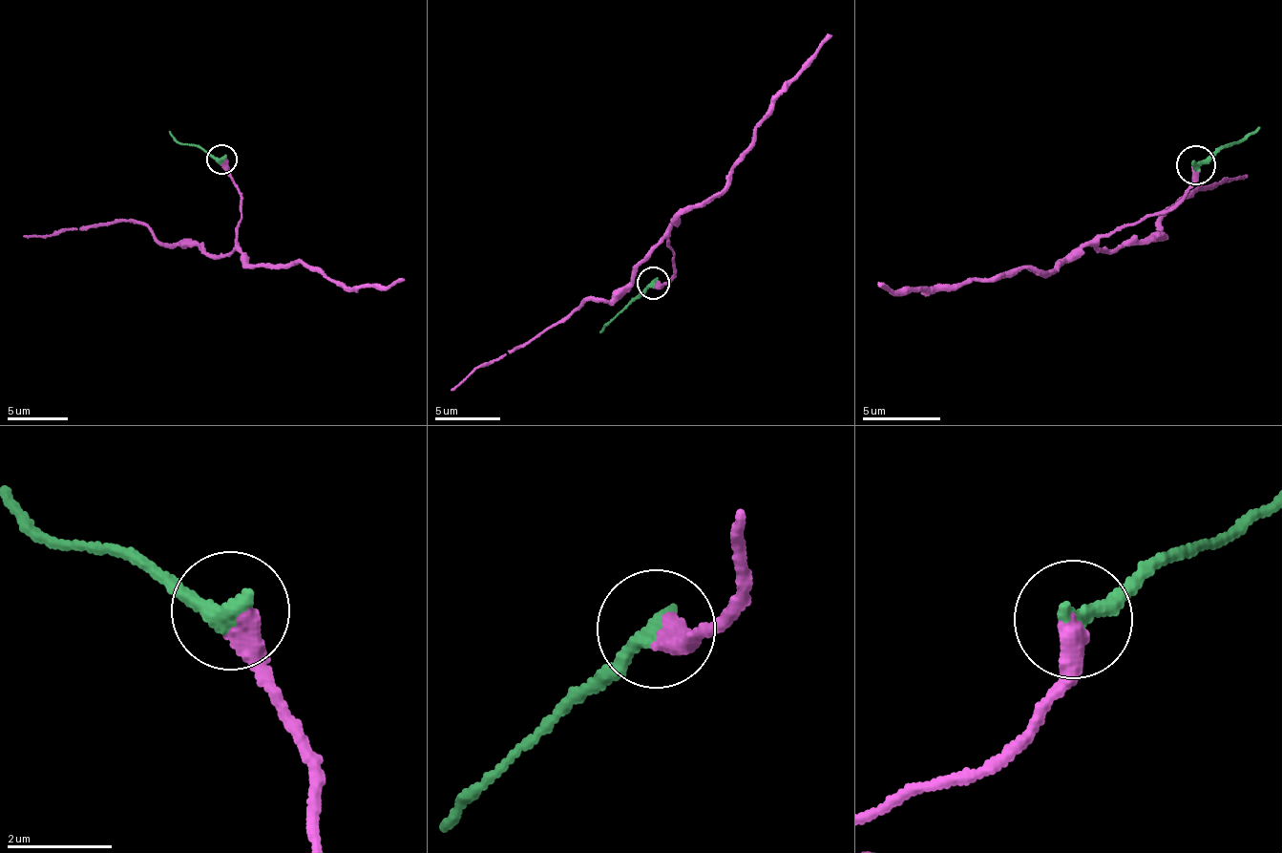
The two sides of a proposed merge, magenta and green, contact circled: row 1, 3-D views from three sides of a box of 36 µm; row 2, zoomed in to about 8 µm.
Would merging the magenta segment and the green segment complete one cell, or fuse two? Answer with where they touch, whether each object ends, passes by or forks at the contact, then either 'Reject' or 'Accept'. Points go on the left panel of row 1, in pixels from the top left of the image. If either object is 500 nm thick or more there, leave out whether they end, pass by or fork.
Place: (221, 159). At the ring magenta ends. At the ring green ends. Reject

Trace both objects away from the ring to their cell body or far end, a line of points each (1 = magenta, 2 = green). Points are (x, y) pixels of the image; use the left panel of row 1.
1: (220, 159), (241, 193), (232, 252), (216, 256), (196, 245), (158, 243), (145, 225), (123, 220), (23, 236)
2: (220, 159), (175, 138), (169, 130)

